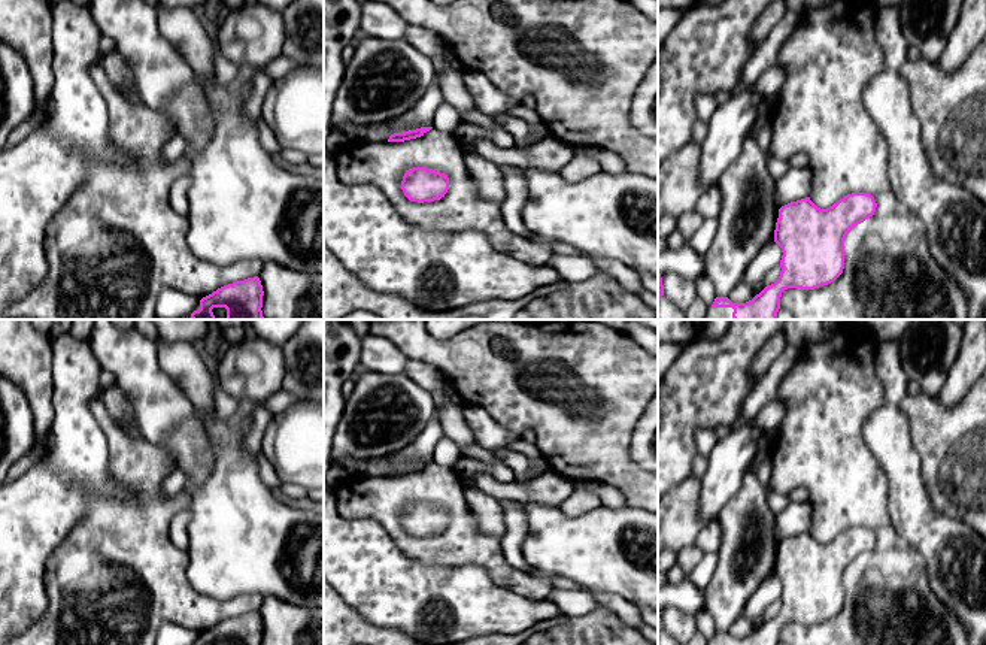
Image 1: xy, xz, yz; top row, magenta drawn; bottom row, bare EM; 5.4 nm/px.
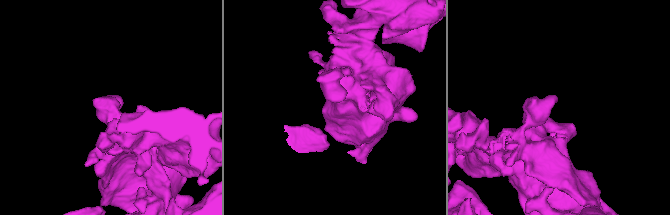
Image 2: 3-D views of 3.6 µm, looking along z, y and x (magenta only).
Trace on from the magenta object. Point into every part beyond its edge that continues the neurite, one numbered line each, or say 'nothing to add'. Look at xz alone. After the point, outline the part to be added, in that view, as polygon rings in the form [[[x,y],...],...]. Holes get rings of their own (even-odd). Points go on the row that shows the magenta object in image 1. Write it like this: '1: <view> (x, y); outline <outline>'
nothing to add

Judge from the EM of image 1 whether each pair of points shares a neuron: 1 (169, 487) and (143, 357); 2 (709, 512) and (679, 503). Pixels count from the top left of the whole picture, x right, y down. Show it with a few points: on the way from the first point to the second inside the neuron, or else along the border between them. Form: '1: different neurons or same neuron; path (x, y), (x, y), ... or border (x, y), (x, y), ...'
1: different neurons; border (178, 466), (187, 475)
2: different neurons; border (700, 480), (700, 520), (704, 524)

